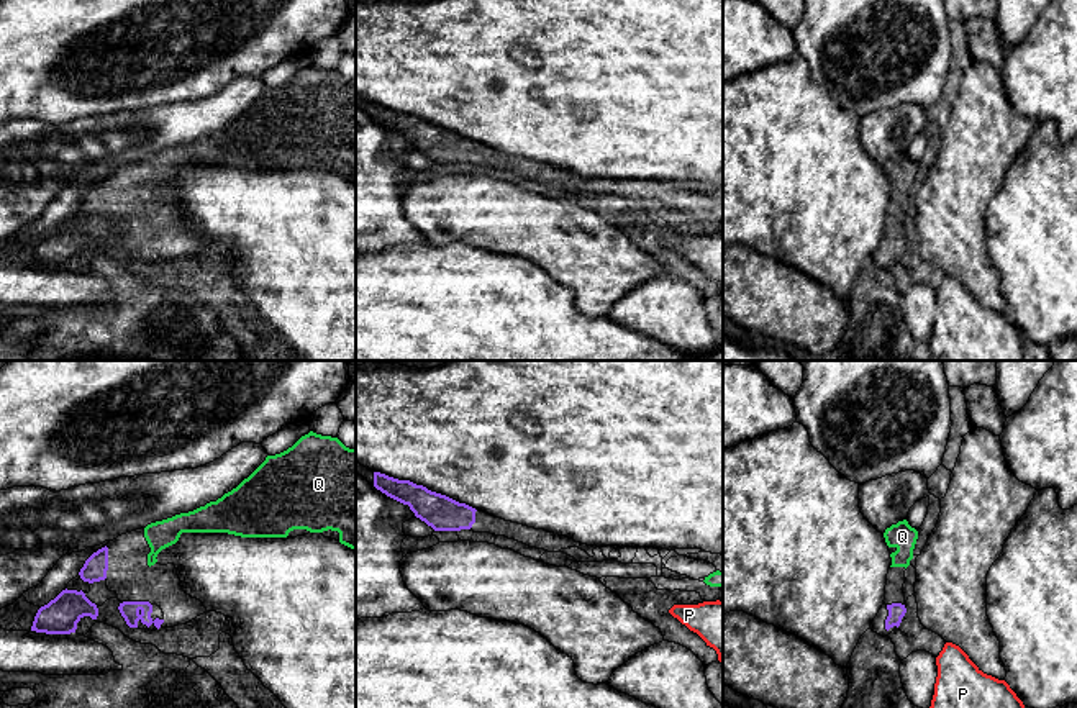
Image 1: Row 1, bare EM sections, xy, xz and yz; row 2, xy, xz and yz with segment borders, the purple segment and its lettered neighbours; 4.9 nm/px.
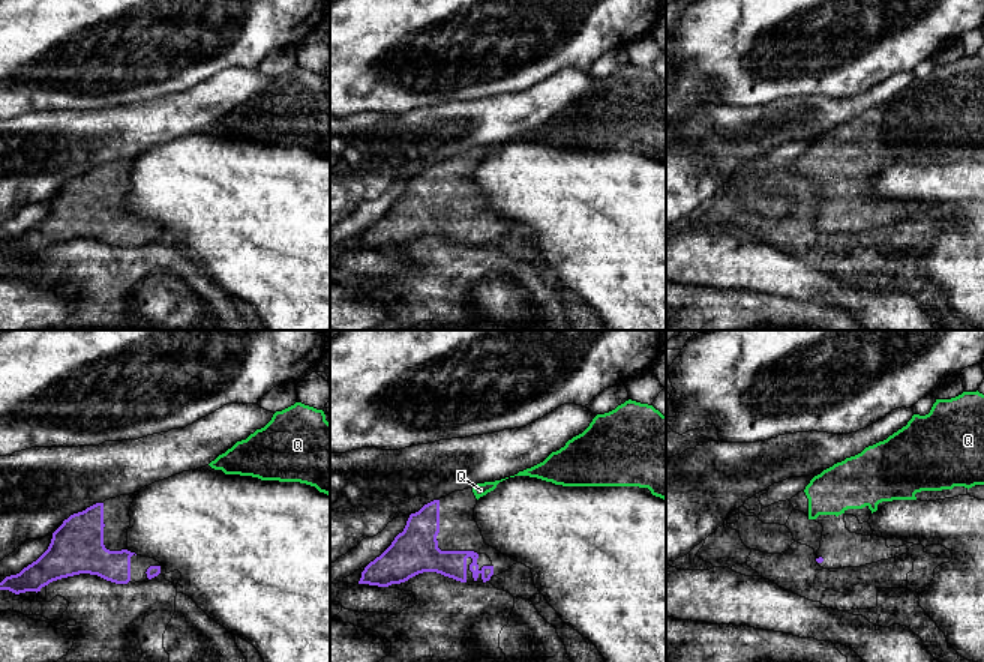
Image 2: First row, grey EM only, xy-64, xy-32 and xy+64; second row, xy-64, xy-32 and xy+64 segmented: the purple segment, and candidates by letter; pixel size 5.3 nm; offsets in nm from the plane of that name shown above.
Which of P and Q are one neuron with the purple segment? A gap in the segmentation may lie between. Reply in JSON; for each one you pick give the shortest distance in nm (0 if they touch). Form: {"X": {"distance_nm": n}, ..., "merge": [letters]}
{"Q": {"distance_nm": 180}, "merge": ["Q"]}

